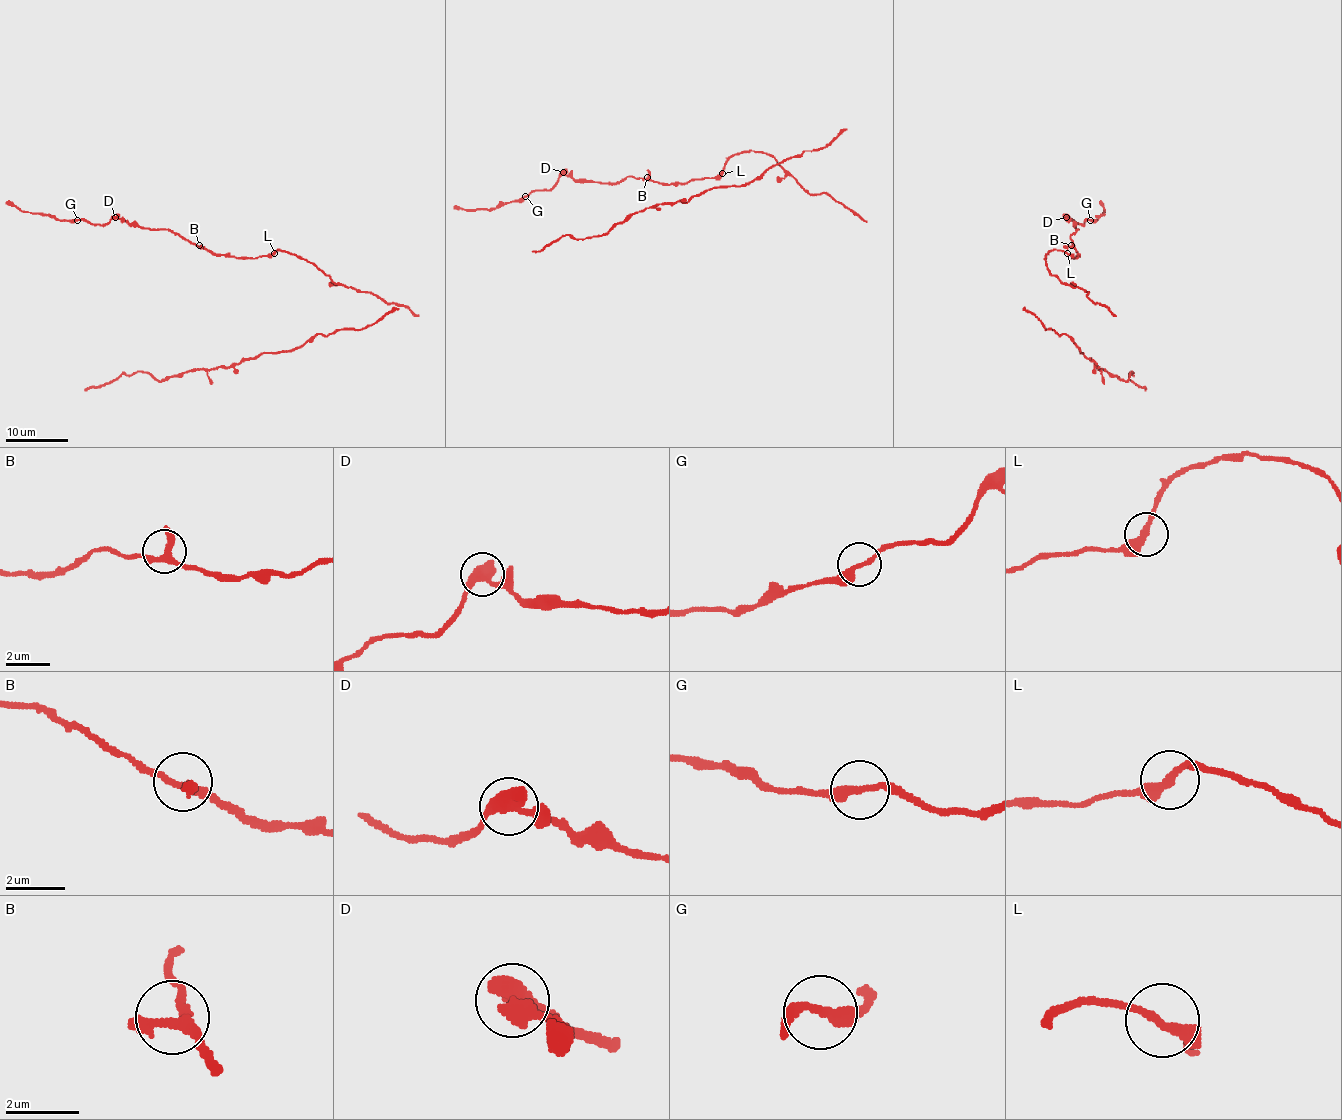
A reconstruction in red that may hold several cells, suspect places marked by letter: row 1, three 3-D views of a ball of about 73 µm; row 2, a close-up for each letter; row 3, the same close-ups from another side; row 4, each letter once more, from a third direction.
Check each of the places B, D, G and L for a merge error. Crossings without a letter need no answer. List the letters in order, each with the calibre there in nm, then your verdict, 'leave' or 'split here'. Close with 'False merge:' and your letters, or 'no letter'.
B: 240 nm thick; leave
D: 500 nm thick; leave
G: 280 nm thick; leave
L: 280 nm thick; leave
False merge: no letter

